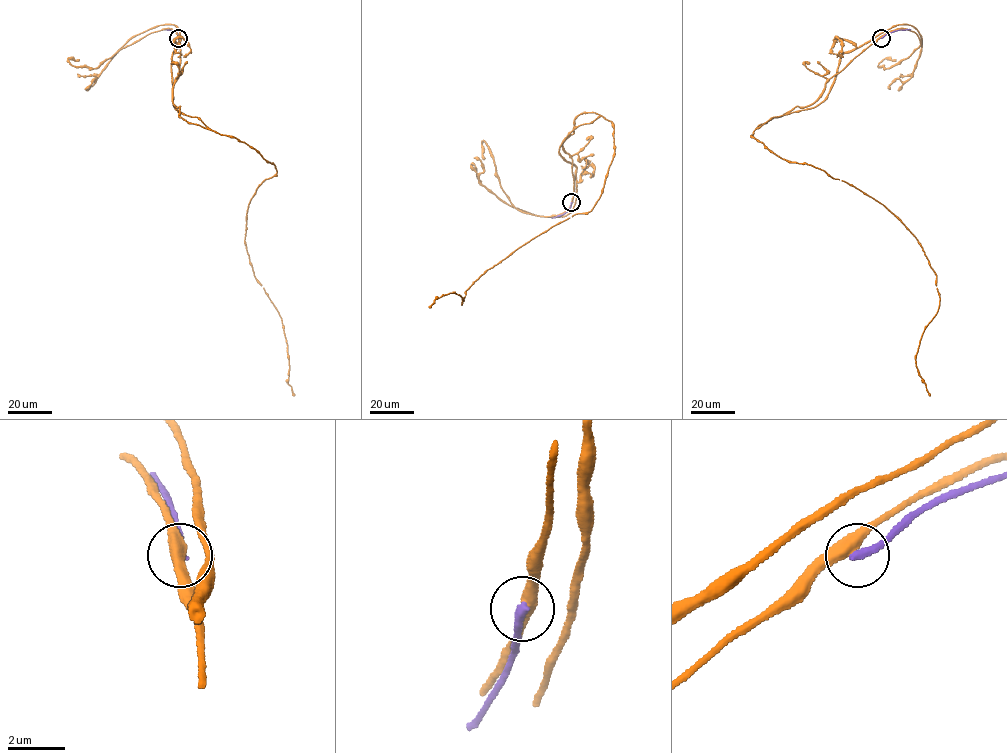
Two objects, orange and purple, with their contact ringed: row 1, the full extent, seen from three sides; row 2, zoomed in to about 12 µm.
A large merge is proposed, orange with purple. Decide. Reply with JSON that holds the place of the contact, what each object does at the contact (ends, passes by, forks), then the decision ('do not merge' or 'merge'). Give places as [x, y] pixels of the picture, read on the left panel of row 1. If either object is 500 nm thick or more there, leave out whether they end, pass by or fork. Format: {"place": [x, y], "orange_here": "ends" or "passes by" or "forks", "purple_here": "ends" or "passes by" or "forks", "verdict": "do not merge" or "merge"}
{"place": [178, 38], "orange_here": "passes by", "purple_here": "ends", "verdict": "do not merge"}

